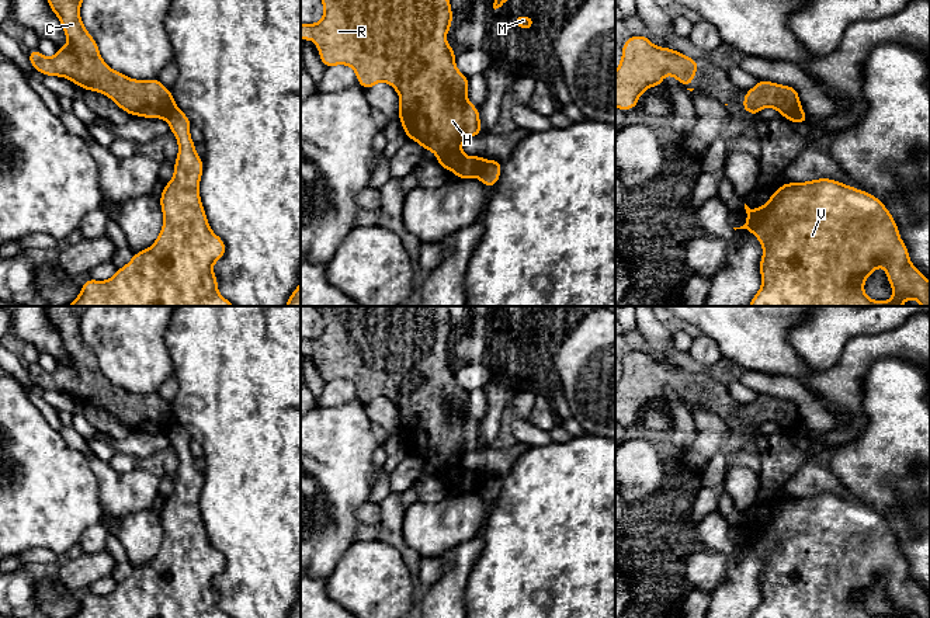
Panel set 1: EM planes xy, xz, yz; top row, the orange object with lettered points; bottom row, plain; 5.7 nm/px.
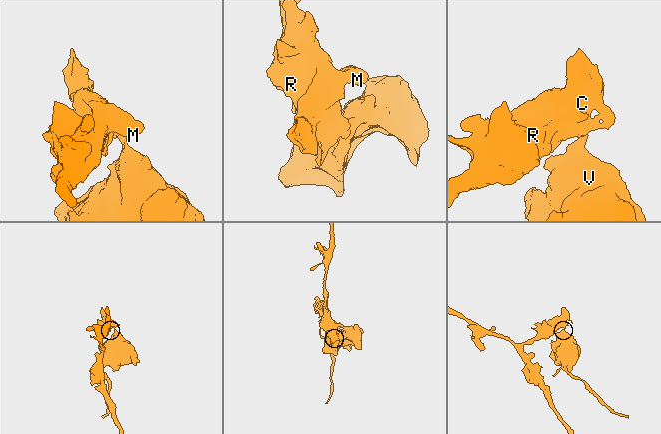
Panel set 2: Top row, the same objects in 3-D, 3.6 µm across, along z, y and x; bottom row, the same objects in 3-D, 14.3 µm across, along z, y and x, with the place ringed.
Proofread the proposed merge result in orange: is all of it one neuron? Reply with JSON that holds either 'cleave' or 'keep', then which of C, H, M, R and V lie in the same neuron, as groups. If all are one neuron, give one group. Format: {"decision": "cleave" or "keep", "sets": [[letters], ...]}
{"decision": "cleave", "sets": [["C", "H", "M", "R"], ["V"]]}

